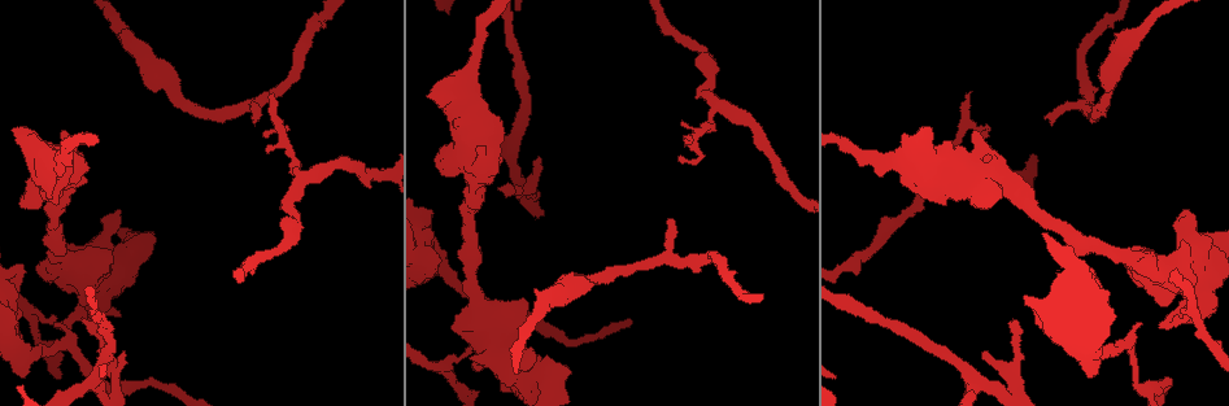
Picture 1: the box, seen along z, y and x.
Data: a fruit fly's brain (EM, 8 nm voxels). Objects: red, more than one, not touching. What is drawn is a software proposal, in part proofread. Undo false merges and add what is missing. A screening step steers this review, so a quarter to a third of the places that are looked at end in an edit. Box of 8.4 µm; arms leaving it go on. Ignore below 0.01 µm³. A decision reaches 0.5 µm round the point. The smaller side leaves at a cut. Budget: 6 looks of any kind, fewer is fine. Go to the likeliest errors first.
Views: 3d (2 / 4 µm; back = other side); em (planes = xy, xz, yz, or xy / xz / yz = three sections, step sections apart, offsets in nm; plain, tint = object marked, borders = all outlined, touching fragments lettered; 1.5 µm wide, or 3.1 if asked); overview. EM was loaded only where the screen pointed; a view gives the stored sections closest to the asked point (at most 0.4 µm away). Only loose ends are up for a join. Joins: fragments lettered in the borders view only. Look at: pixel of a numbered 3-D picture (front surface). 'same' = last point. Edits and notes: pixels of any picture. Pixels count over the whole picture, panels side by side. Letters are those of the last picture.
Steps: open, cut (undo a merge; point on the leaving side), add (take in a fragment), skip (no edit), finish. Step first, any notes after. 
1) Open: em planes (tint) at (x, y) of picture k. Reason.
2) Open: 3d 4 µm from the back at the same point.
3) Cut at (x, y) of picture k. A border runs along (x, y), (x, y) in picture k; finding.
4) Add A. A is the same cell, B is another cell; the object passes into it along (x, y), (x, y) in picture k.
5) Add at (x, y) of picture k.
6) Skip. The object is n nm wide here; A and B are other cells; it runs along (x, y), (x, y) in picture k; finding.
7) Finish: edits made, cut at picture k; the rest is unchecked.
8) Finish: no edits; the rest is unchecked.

Open: 3d 2 µm from the back at (82, 320) of picture 1. Branch stops here.

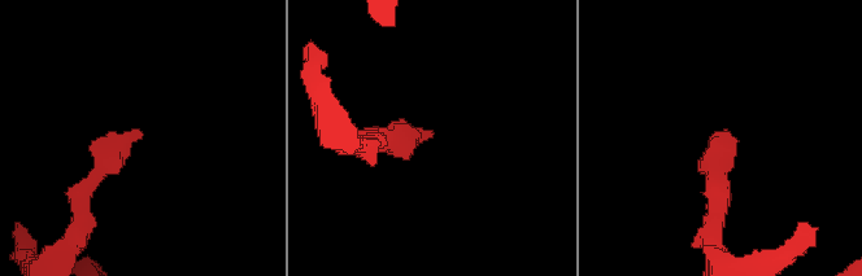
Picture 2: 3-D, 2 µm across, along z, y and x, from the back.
Open: em xz step 8 (borders) at (427, 133) of picture 2. Need the tissue.

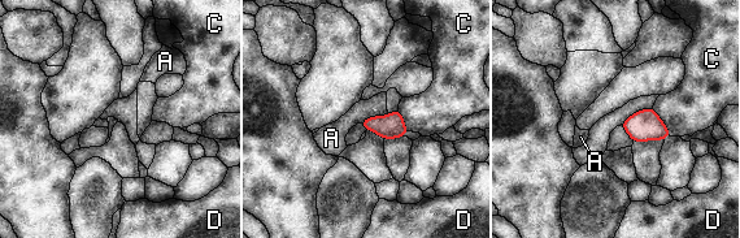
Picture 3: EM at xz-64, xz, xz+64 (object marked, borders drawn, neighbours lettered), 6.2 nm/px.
Open: em planes (borders) at the same point.

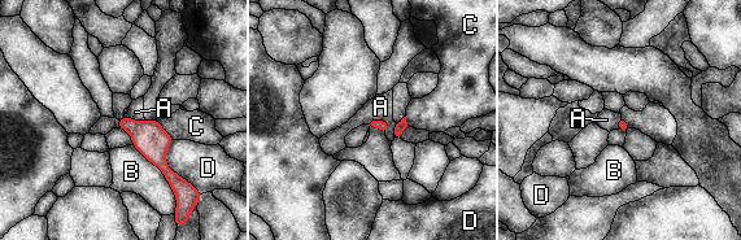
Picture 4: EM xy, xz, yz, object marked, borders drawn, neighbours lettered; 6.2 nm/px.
Skip. A, B, C and D are other cells; a border runs along (365, 123), (384, 120), (389, 127) in picture 4; none of them fits.

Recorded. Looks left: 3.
Open: em planes (borders) at (269, 97) of picture 1. Thin end.

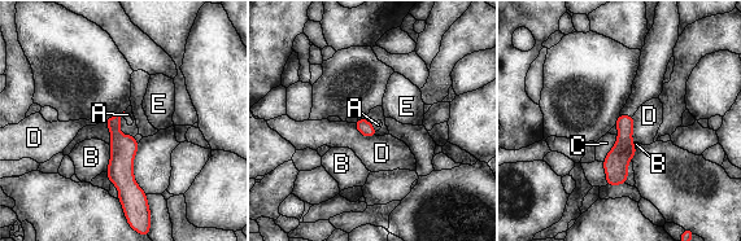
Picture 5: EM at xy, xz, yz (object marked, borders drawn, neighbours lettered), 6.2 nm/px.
Skip. The object is 90 nm wide here; A, B, C, D and E are other cells; a border runs along (633, 115), (632, 141) in picture 5; none of them fits.

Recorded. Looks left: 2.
Open: em planes (borders) at (1192, 323) of picture 1. Touches itself.

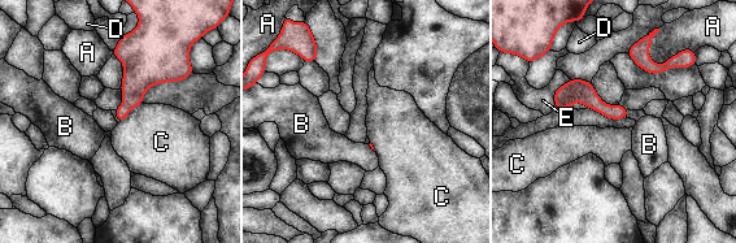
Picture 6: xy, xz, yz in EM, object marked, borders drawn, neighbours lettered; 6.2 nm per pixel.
Cut at (123, 109) of picture 6. The object is 20 nm wide here; A, B, C, D and E are other cells; a border runs along (125, 102), (130, 108) in picture 6; two cells meet here.

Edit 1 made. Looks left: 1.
Finish: edits made, cut at picture 6; the rest is unchecked.

